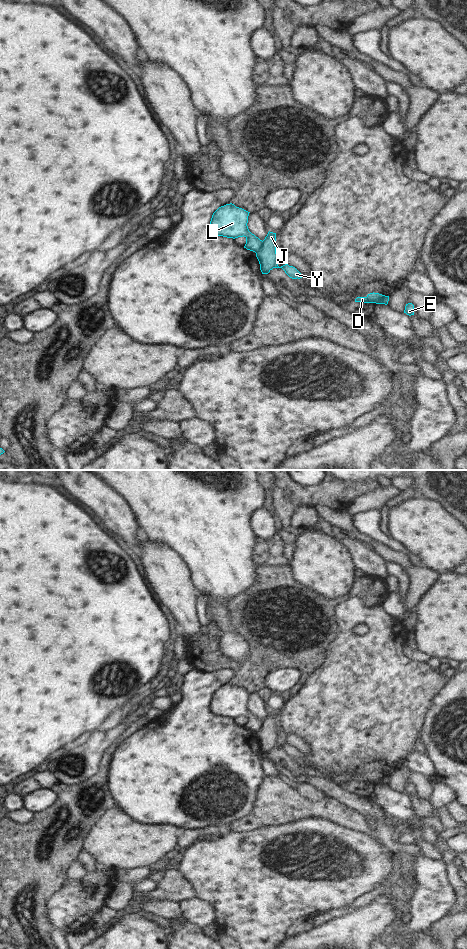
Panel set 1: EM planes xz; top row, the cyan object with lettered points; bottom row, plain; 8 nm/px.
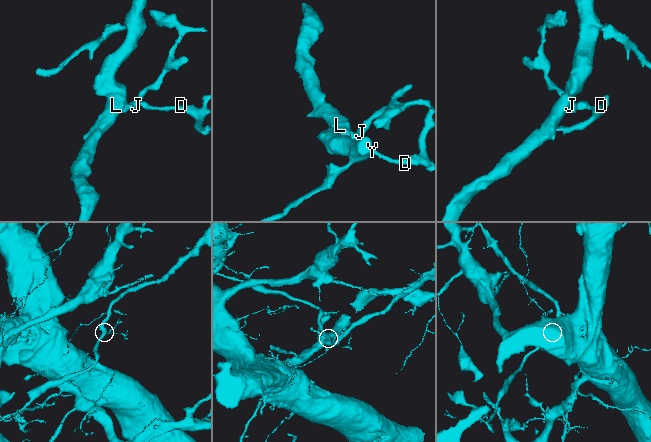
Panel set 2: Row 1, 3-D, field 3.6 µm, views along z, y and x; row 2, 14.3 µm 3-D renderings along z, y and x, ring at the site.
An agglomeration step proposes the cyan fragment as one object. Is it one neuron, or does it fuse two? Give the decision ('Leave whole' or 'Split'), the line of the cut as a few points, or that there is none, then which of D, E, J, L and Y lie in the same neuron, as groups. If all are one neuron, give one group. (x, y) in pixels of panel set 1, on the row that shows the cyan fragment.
Split. Split along xz (262, 241), (262, 245), (255, 252). Groups: D E J Y / L

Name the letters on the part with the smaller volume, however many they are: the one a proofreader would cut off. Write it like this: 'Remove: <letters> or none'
Remove: D, E, J, Y

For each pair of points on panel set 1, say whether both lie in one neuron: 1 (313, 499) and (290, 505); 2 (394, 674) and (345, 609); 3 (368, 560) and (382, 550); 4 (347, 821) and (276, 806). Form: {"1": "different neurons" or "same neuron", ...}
{"1": "same neuron", "2": "same neuron", "3": "different neurons", "4": "same neuron"}

